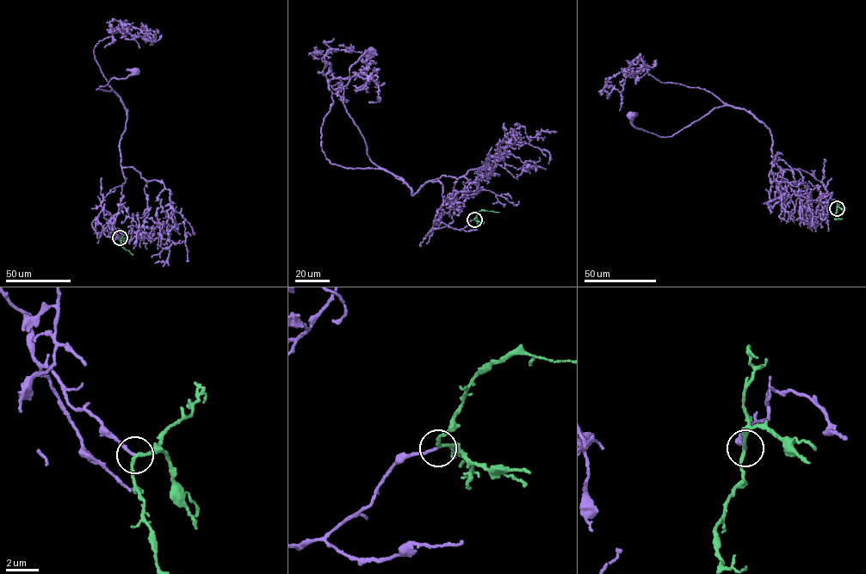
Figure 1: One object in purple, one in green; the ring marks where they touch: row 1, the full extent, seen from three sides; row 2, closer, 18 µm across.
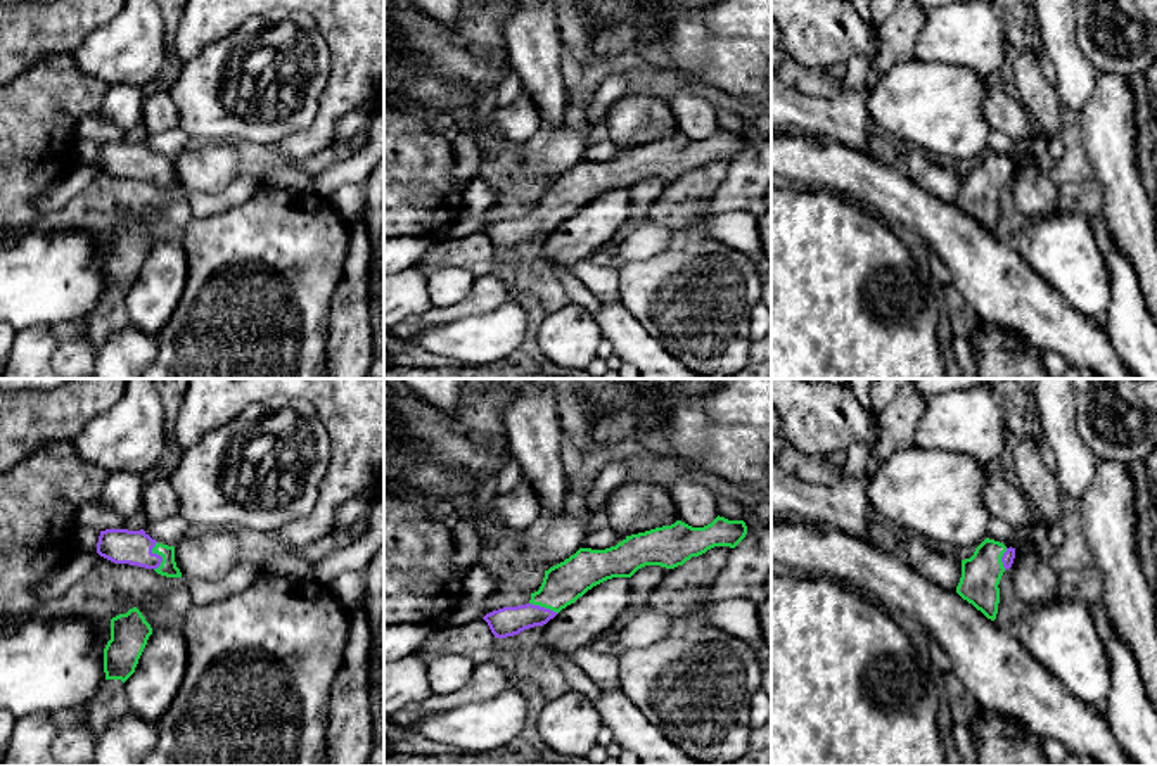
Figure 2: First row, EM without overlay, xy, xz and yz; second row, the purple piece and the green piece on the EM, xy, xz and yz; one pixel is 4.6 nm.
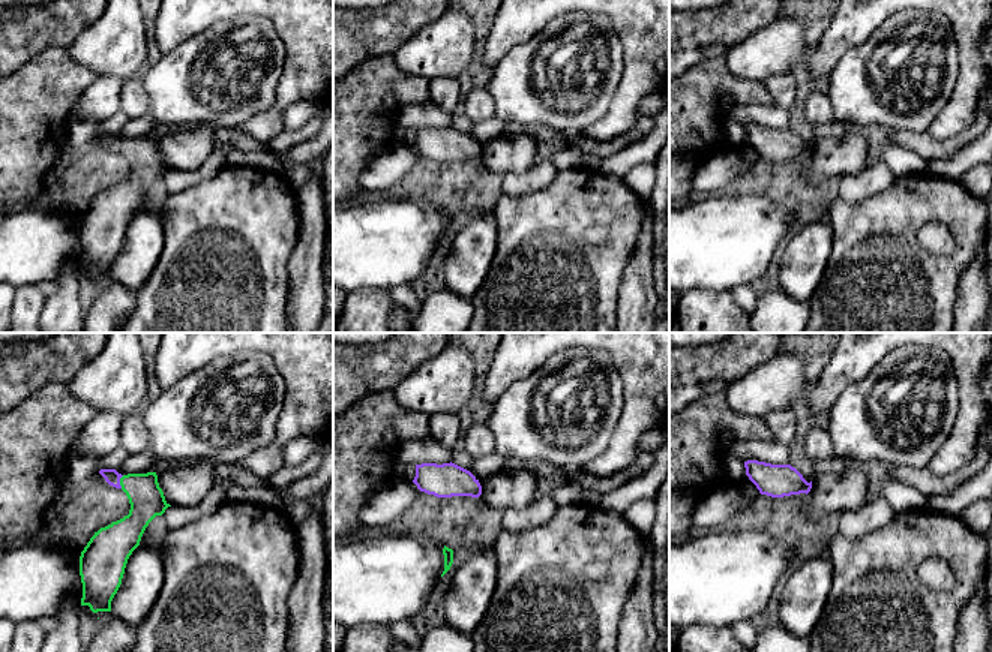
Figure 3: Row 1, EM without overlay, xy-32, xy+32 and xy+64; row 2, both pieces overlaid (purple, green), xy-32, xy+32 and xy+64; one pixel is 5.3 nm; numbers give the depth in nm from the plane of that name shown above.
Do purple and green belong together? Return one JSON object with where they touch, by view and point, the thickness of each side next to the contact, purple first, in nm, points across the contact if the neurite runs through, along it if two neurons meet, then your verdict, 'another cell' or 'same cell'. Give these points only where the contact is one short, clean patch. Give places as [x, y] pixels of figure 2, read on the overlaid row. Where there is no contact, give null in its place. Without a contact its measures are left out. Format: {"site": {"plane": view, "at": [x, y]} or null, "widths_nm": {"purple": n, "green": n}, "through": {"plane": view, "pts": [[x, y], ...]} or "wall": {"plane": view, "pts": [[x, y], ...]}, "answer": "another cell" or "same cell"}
{"site": {"plane": "xy", "at": [159, 555]}, "widths_nm": {"purple": 160, "green": 80}, "through": {"plane": "xy", "pts": [[118, 545], [159, 555], [168, 568]]}, "answer": "same cell"}

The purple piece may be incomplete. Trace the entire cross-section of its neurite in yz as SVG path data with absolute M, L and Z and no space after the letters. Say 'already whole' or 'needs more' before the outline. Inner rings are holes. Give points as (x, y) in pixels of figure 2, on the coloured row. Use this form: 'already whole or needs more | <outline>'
needs more | M986 538L970 559L962 560L962 578L956 593L994 621L1000 603L1000 579L1012 567L1015 548Z

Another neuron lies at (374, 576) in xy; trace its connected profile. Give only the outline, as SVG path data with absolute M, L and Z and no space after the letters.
M384 545L365 571L365 612L370 624L368 700L372 750L365 766L384 766Z

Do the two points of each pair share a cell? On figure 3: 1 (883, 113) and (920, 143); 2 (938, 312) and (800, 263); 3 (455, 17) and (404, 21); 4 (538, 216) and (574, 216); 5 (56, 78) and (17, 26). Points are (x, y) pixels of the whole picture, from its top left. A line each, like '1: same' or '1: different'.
1: different
2: different
3: different
4: same
5: different

